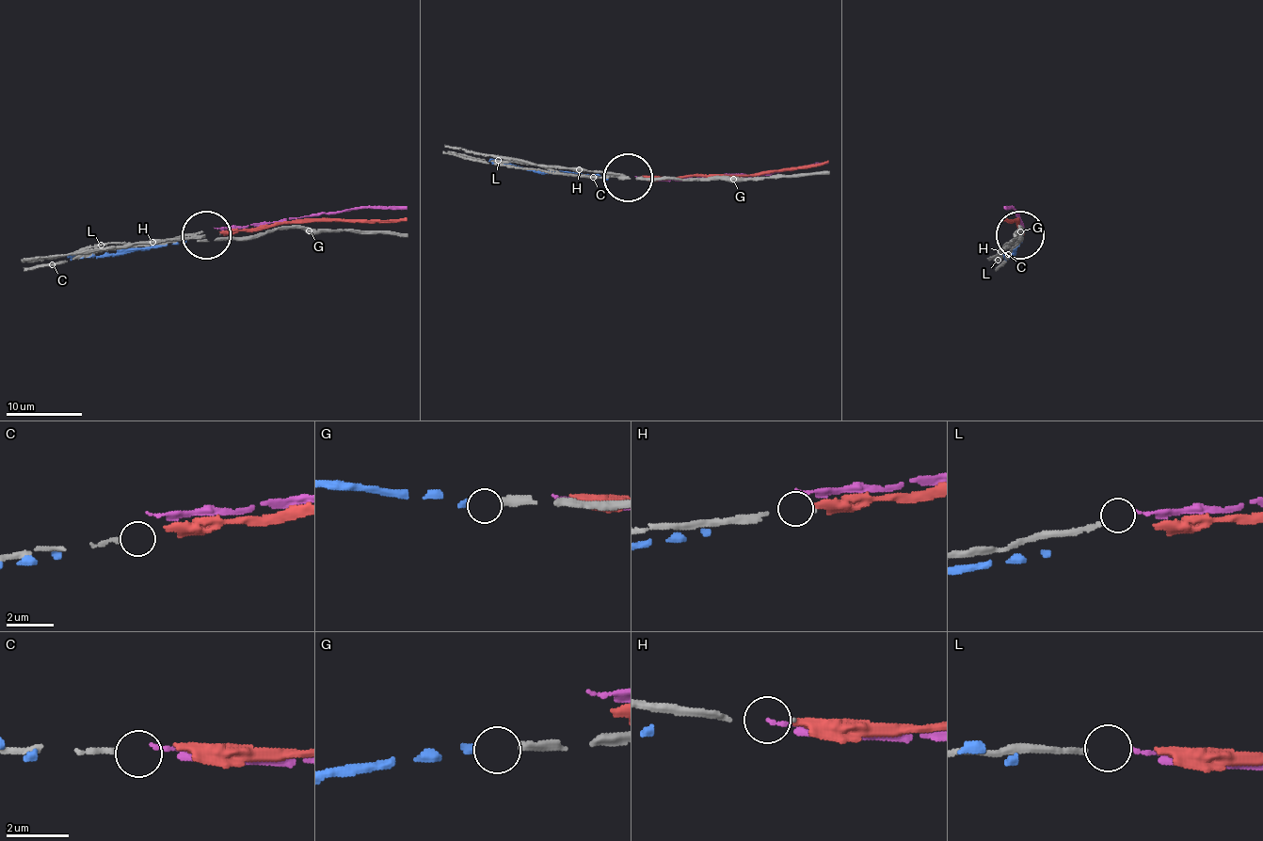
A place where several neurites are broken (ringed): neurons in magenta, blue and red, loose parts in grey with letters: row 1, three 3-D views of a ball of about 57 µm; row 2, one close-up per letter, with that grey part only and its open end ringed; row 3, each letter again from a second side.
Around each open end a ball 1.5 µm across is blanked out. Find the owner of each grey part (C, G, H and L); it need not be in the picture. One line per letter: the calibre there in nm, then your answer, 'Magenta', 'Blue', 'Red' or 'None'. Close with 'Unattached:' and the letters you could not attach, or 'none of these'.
C: Thickness 180 nm. None
G: Thickness 320 nm. Blue
H: Thickness 40 nm. Red
L: Thickness 190 nm. Magenta
Unattached: C

